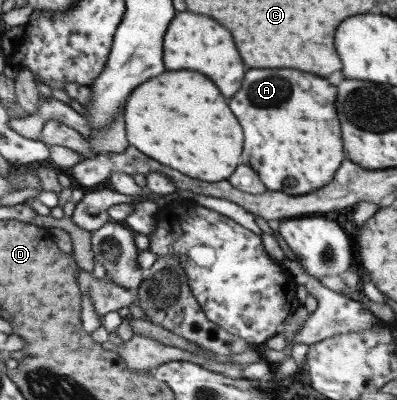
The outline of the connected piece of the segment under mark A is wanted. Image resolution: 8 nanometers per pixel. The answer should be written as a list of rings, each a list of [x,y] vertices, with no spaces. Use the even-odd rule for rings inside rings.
[[[274,68],[248,70],[242,88],[228,102],[246,138],[242,164],[248,164],[266,188],[289,195],[306,194],[310,188],[328,184],[344,159],[334,98],[336,87],[312,74]]]

